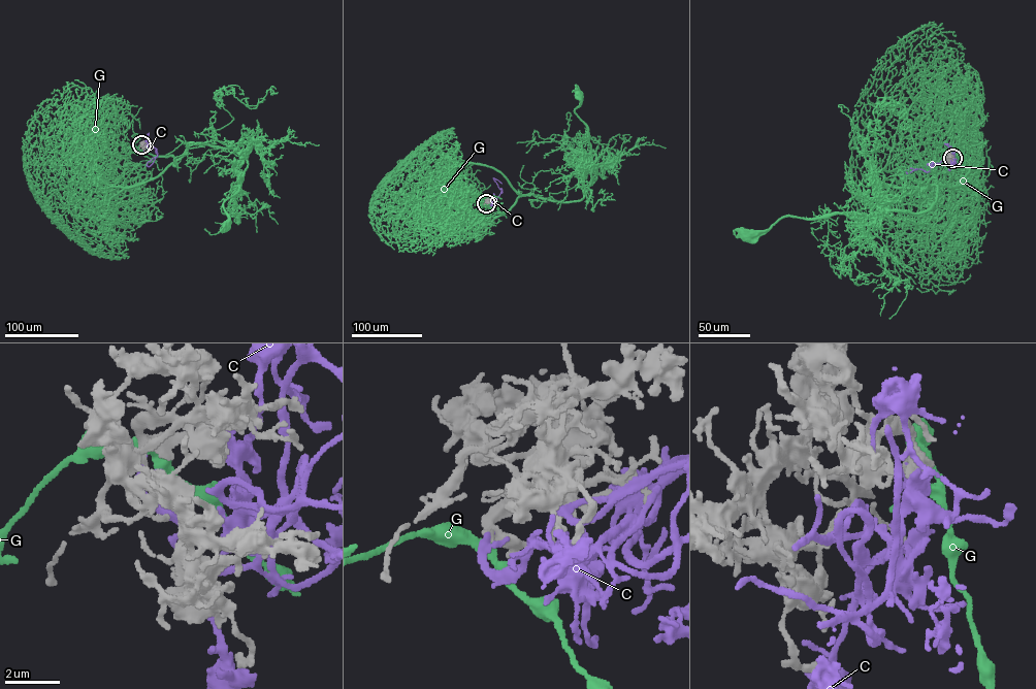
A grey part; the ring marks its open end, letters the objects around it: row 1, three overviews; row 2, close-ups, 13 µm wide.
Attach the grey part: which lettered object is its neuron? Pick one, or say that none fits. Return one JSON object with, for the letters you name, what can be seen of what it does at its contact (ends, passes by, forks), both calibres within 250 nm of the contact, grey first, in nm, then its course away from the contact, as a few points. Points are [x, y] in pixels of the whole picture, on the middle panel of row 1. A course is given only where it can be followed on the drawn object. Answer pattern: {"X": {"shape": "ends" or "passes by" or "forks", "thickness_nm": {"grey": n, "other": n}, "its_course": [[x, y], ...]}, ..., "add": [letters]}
{"C": {"shape": "passes by", "thickness_nm": {"grey": 320, "other": 200}, "its_course": [[486, 203], [490, 204], [503, 192], [493, 177], [502, 183]]}, "add": ["C"]}

